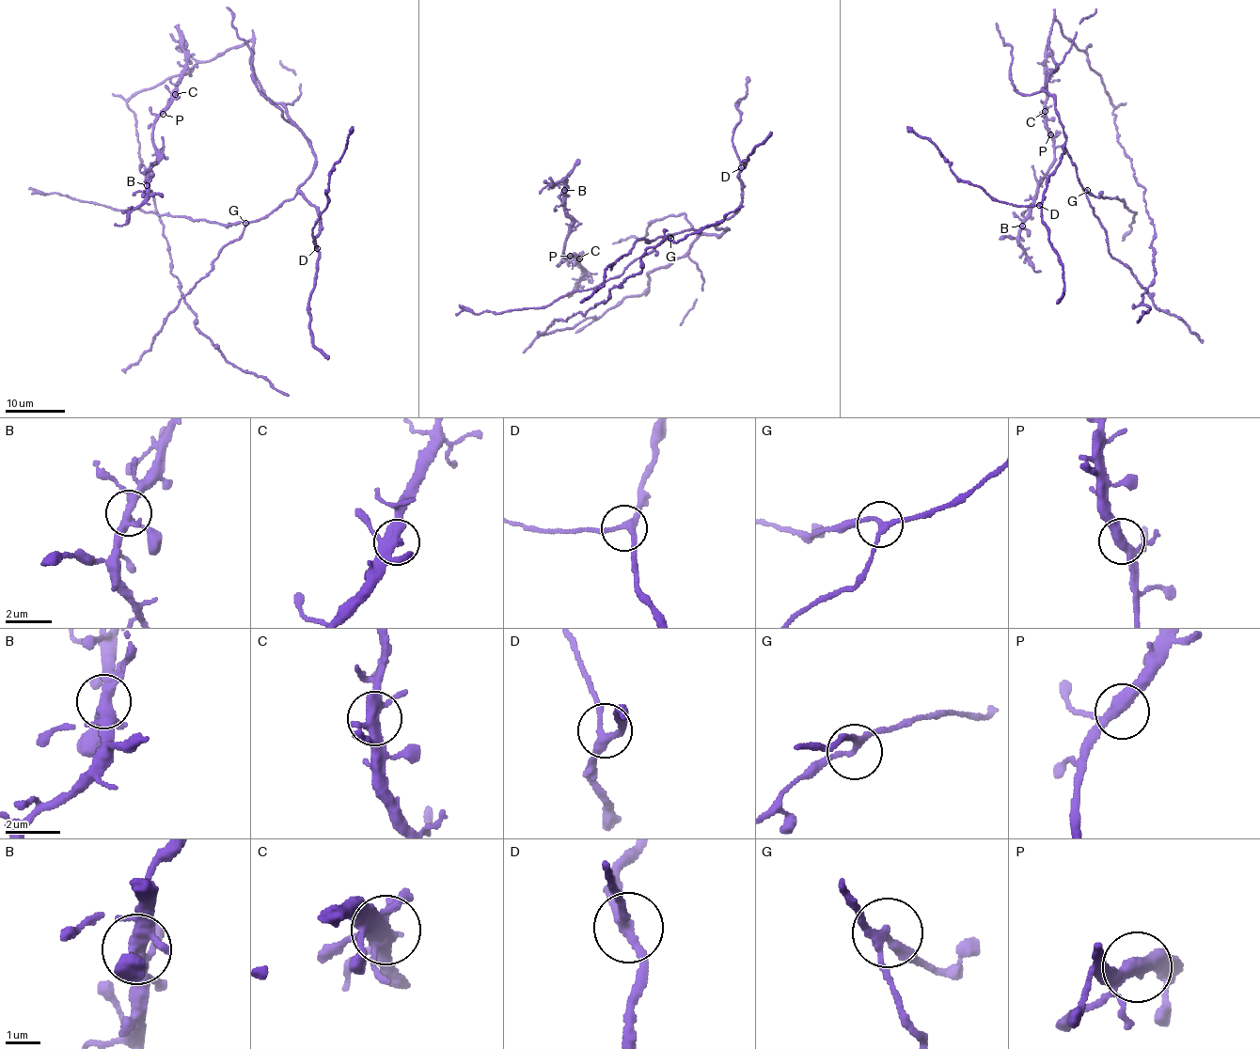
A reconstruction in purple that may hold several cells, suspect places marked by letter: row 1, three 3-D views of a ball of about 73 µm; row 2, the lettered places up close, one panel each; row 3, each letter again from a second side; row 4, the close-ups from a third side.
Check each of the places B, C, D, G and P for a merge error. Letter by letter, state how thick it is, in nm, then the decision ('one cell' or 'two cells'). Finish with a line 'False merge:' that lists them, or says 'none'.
B: 320 nm thick; one cell
C: 400 nm thick; one cell
D: 240 nm thick; one cell
G: 190 nm thick; one cell
P: 320 nm thick; one cell
False merge: none

